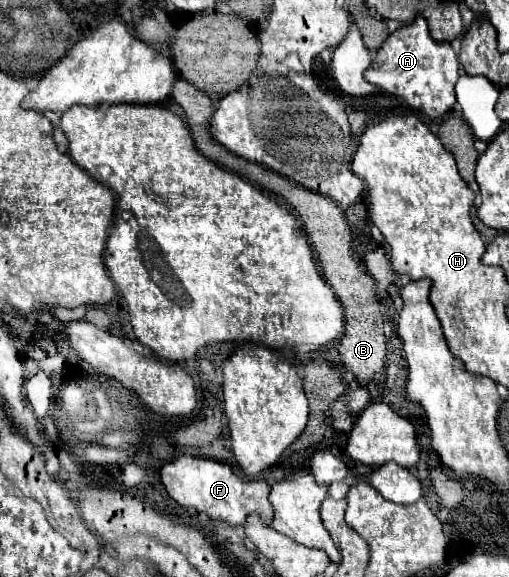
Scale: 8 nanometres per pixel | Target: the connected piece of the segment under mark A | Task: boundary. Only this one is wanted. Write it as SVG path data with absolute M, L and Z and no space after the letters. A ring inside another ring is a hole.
M416 17L412 23L398 27L382 43L376 53L376 59L382 61L380 67L366 69L366 81L382 87L384 91L402 97L412 109L422 111L430 119L446 115L454 105L454 83L458 81L458 57L448 41L434 41L430 37L424 17Z

